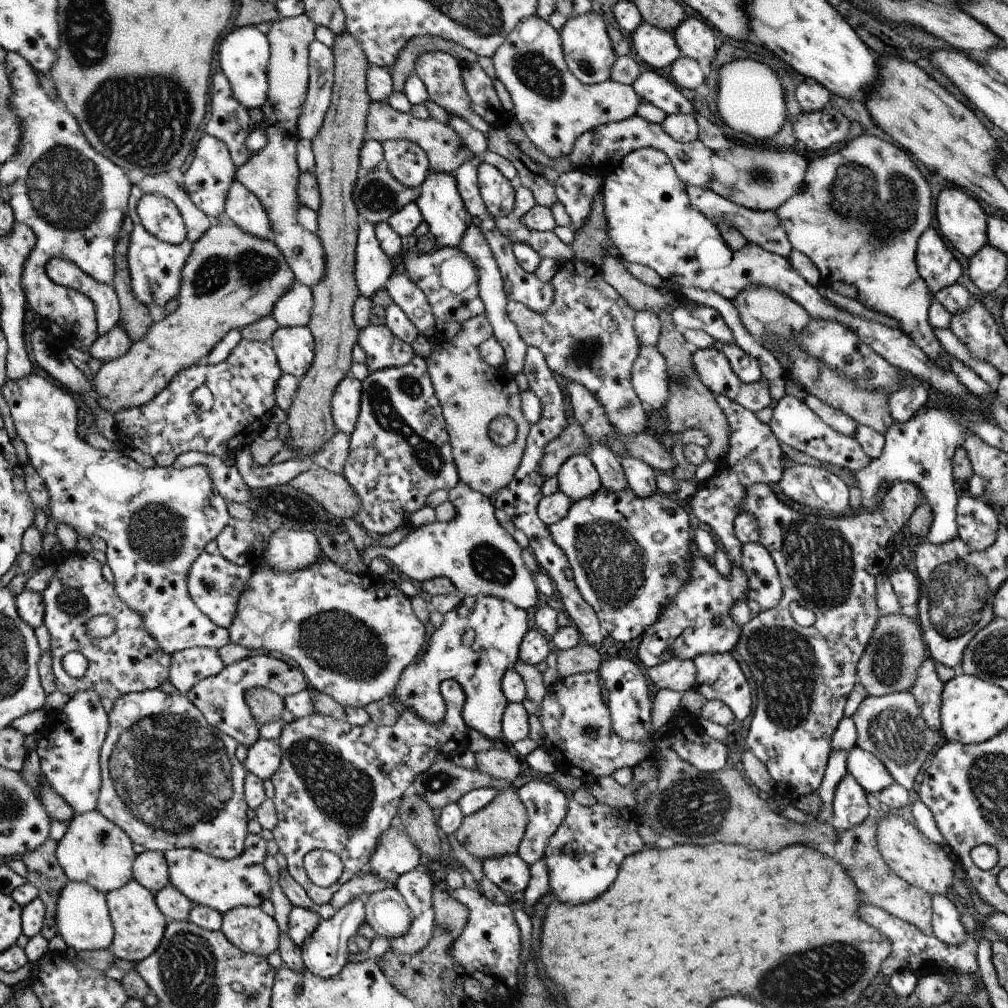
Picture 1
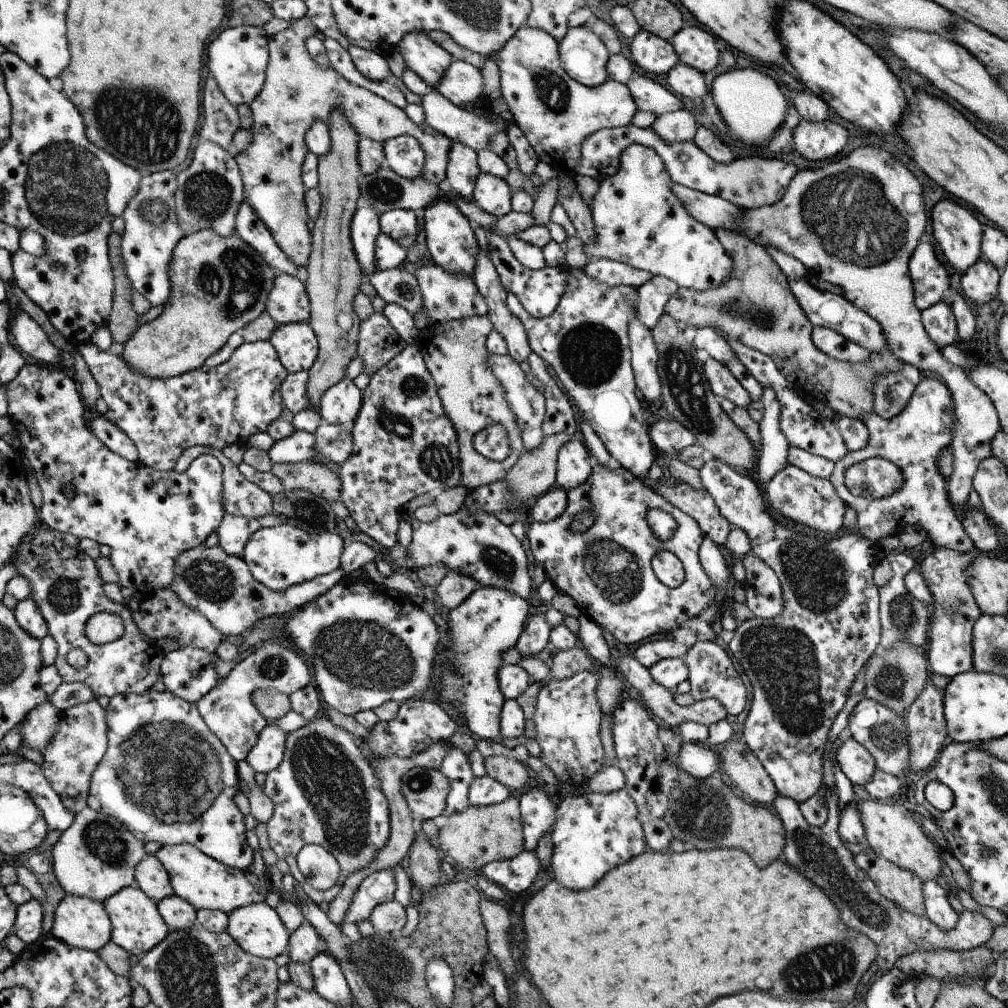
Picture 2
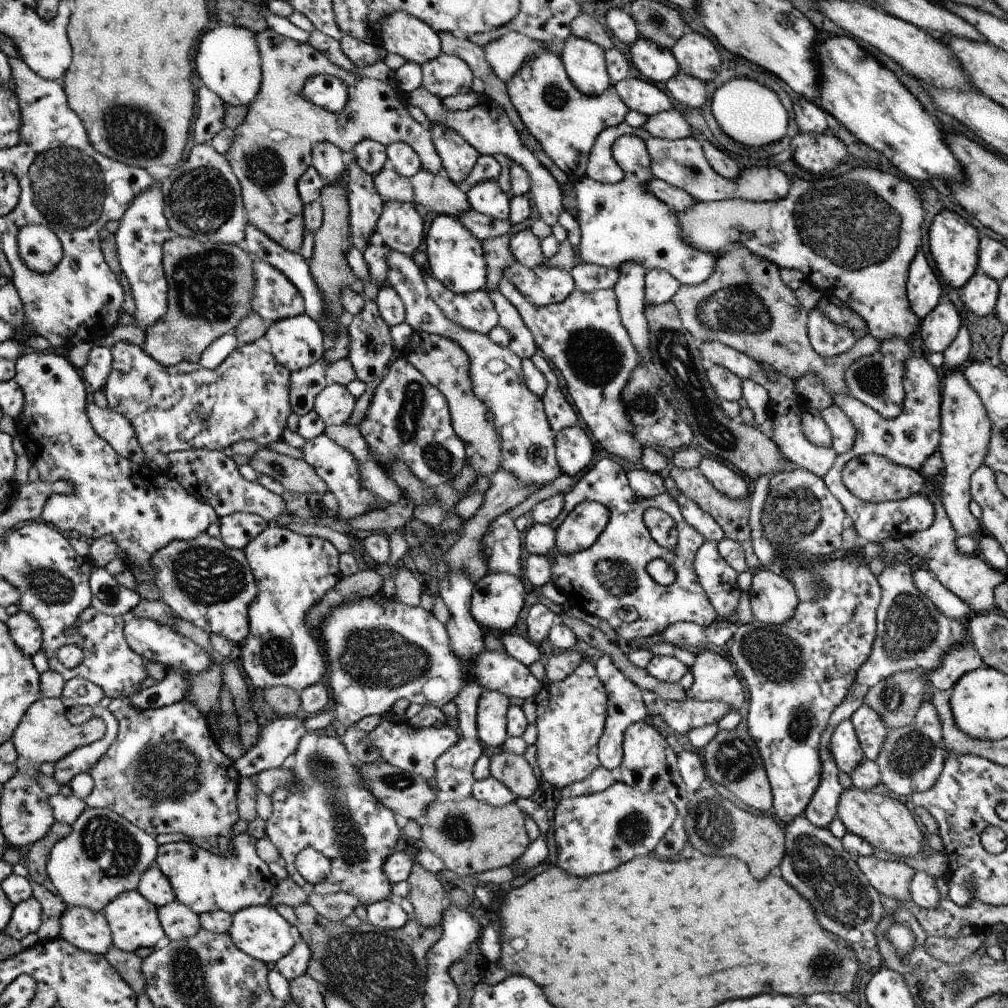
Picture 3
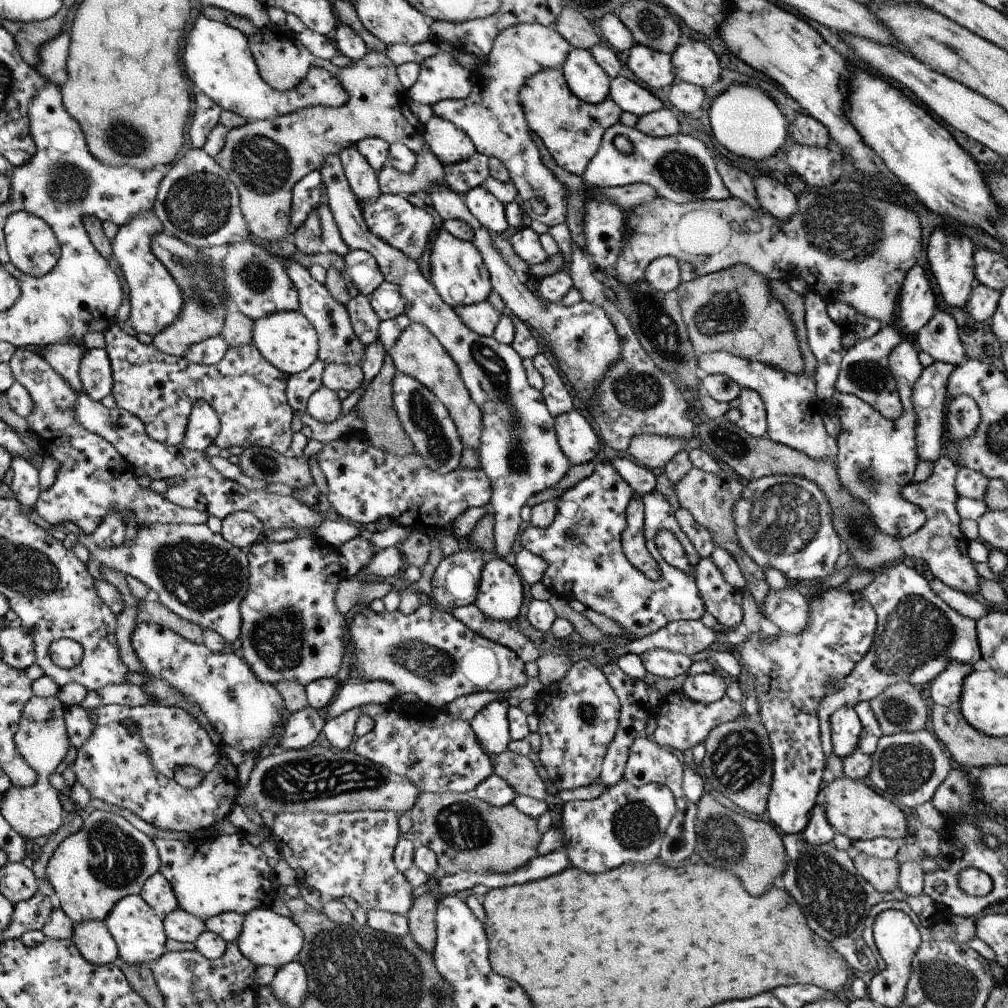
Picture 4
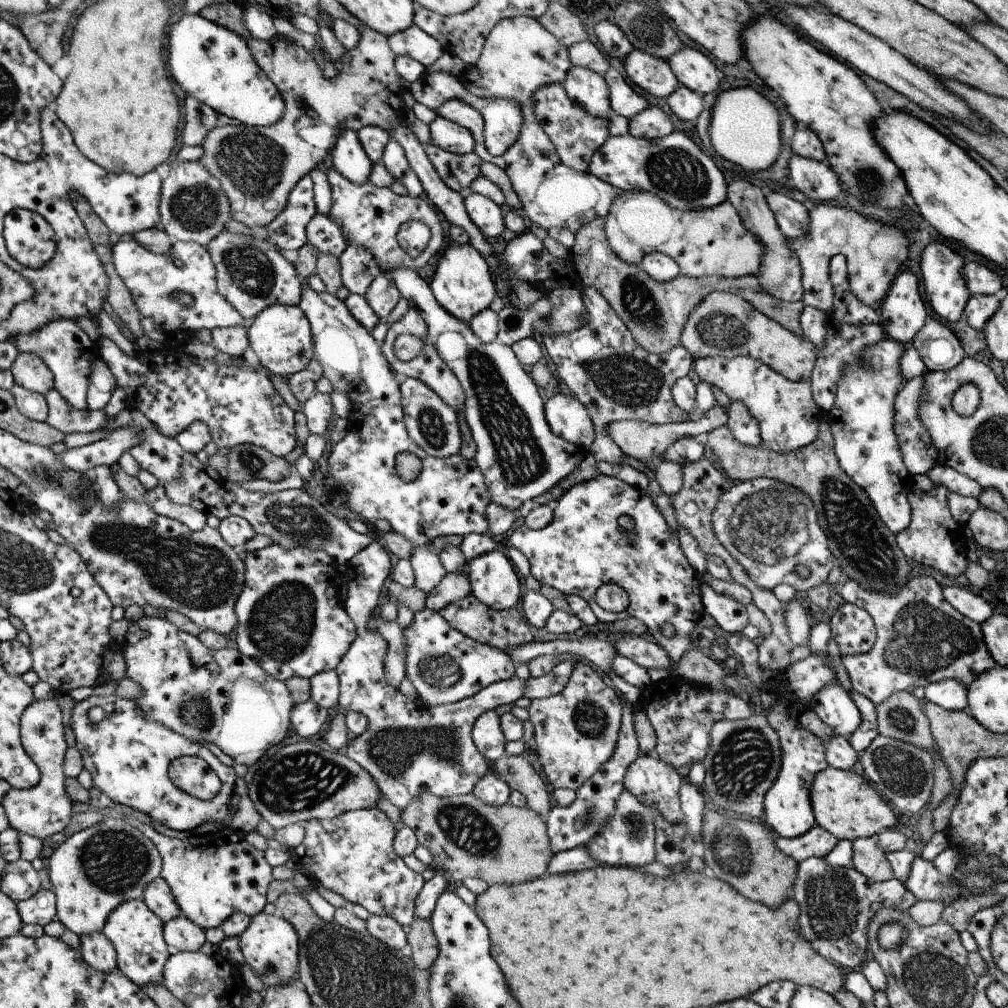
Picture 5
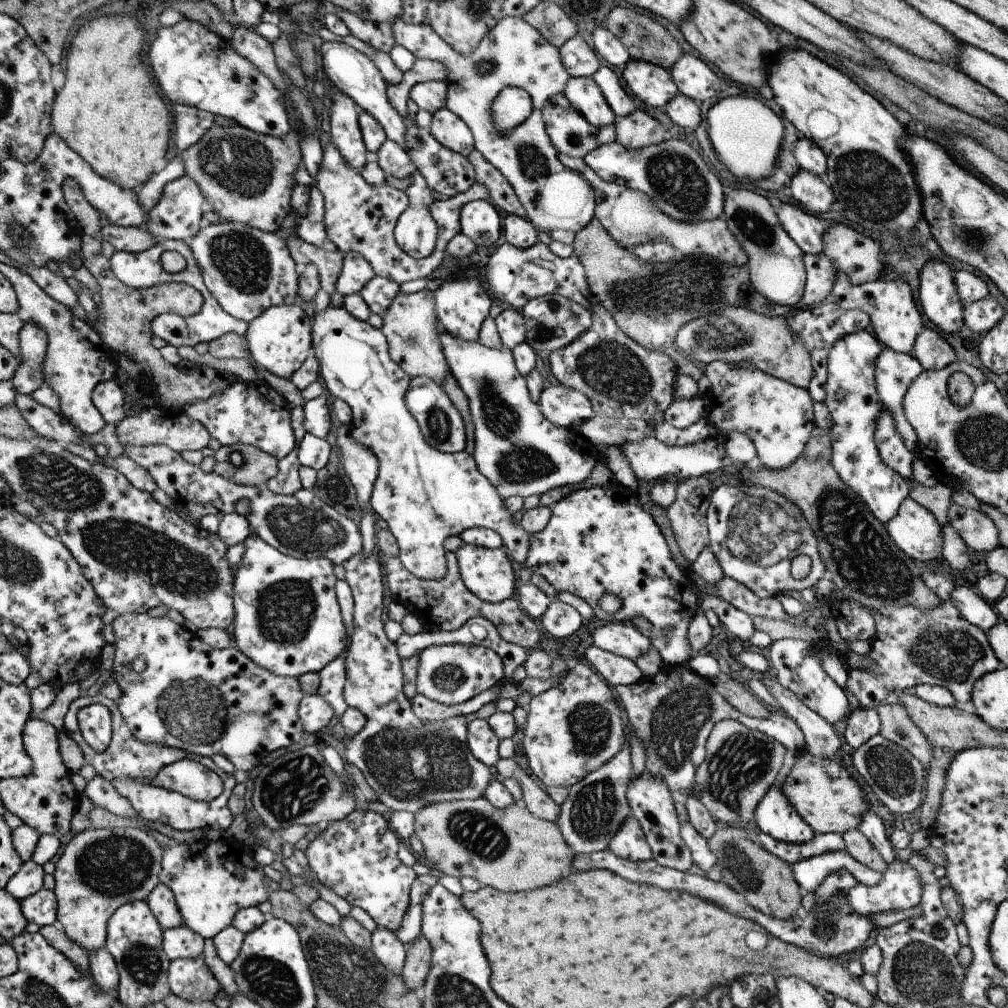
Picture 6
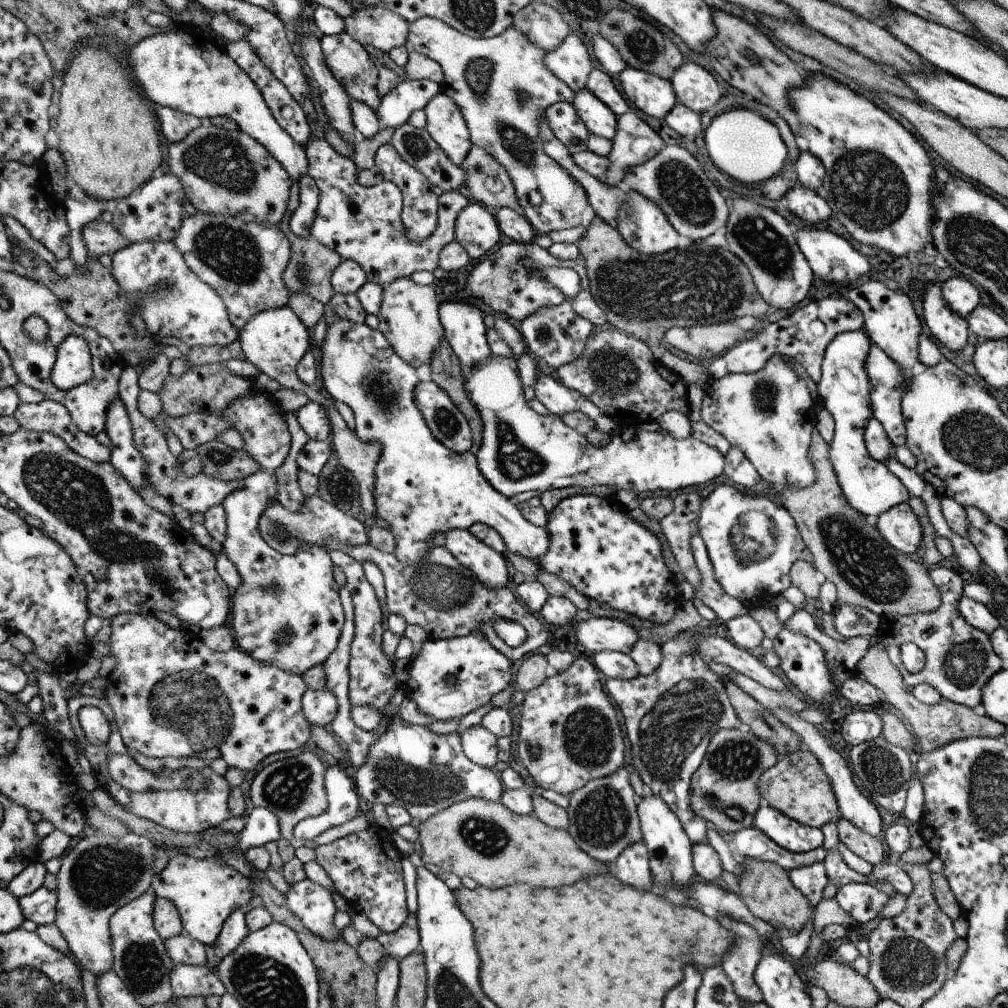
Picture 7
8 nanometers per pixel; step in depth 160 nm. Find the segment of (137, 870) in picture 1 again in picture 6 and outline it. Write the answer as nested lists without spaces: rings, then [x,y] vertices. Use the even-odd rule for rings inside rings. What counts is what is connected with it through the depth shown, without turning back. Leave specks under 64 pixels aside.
[[[161,882],[149,896],[148,904],[162,929],[168,930],[183,925],[183,919],[178,911],[172,890]]]

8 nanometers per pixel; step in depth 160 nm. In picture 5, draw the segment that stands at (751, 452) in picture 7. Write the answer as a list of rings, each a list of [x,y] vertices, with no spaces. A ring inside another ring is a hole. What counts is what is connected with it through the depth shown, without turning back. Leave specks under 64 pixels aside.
[[[725,356],[706,357],[696,359],[693,364],[697,376],[701,381],[718,386],[724,394],[727,394],[732,401],[742,401],[748,407],[749,413],[759,422],[761,439],[771,451],[787,453],[797,451],[799,448],[809,445],[816,440],[822,421],[822,410],[813,397],[811,378],[803,381],[791,381],[783,374],[776,372],[767,364],[752,358],[751,356],[741,356],[726,358]]]

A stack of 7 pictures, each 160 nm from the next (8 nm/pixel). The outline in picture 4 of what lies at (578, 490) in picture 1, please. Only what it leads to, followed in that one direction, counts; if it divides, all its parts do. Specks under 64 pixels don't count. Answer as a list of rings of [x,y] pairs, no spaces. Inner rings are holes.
[[[575,409],[553,417],[557,440],[573,465],[593,461],[600,450],[600,444],[590,422]]]

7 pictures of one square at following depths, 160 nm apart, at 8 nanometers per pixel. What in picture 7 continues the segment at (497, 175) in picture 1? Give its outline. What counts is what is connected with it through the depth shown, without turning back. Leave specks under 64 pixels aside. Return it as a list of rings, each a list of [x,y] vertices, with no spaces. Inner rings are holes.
[[[470,201],[469,207],[457,218],[455,241],[470,258],[480,258],[498,244],[498,226],[497,218],[484,205]]]

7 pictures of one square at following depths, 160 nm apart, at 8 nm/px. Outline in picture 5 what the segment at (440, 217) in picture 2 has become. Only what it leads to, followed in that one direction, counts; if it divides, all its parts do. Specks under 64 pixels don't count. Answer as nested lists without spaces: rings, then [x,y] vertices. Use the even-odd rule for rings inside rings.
[[[469,242],[463,245],[452,243],[446,247],[437,264],[431,282],[434,296],[441,305],[453,313],[456,319],[470,324],[496,296],[495,281],[487,260]]]

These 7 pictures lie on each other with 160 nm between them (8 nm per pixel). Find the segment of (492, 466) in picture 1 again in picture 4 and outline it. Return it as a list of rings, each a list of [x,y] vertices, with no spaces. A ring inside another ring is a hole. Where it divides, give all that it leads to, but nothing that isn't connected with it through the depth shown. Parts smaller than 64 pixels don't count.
[[[410,322],[410,326],[400,334],[398,342],[388,350],[397,371],[416,377],[426,388],[432,389],[438,400],[449,410],[450,417],[461,434],[461,441],[467,448],[479,450],[484,431],[484,414],[473,402],[469,390],[462,382],[461,372],[456,362],[446,353],[444,346],[434,337],[434,334],[418,322]]]

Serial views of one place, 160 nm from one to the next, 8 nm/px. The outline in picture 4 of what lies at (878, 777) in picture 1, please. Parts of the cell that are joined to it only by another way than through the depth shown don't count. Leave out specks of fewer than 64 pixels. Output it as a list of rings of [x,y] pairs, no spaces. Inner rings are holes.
[[[852,706],[838,708],[829,719],[833,753],[842,759],[850,756],[858,747],[861,723]]]

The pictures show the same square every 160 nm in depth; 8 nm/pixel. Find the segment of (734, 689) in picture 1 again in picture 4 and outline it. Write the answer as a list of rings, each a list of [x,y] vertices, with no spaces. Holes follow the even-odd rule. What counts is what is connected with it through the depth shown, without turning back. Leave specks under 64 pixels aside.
[[[710,672],[710,674],[689,675],[682,690],[695,702],[712,703],[720,700],[726,695],[726,680],[720,672]]]

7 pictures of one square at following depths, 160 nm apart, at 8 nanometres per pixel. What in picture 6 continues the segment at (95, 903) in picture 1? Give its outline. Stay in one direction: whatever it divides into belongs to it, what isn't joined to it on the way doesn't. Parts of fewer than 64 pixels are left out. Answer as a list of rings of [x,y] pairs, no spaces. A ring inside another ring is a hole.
[[[98,948],[98,952],[89,952],[90,974],[97,982],[102,994],[117,996],[120,990],[120,970],[117,961],[108,949]]]

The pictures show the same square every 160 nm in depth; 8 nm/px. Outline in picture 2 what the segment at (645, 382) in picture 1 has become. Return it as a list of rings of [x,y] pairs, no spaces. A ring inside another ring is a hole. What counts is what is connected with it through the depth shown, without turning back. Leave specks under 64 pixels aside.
[[[636,312],[633,323],[629,324],[629,344],[632,346],[631,366],[633,368],[636,388],[642,400],[647,404],[661,397],[661,380],[657,371],[659,367],[659,354],[651,330],[648,330],[644,324],[638,320]]]

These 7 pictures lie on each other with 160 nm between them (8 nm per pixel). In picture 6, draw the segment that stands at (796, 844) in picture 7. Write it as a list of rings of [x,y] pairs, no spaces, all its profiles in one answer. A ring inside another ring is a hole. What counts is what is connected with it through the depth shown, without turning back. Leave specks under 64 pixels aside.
[[[790,763],[783,766],[773,788],[770,788],[758,804],[754,812],[754,820],[762,833],[772,836],[775,840],[782,843],[806,844],[816,836],[816,833],[798,816],[790,800],[782,796],[780,788],[788,772],[790,772]]]

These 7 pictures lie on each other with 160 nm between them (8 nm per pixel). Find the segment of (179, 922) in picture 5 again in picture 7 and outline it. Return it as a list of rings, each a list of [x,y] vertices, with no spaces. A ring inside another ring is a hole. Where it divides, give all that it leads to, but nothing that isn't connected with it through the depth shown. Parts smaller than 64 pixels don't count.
[[[182,933],[164,940],[168,956],[177,966],[206,966],[208,962],[207,946],[202,945],[198,940],[190,938],[188,934]]]

